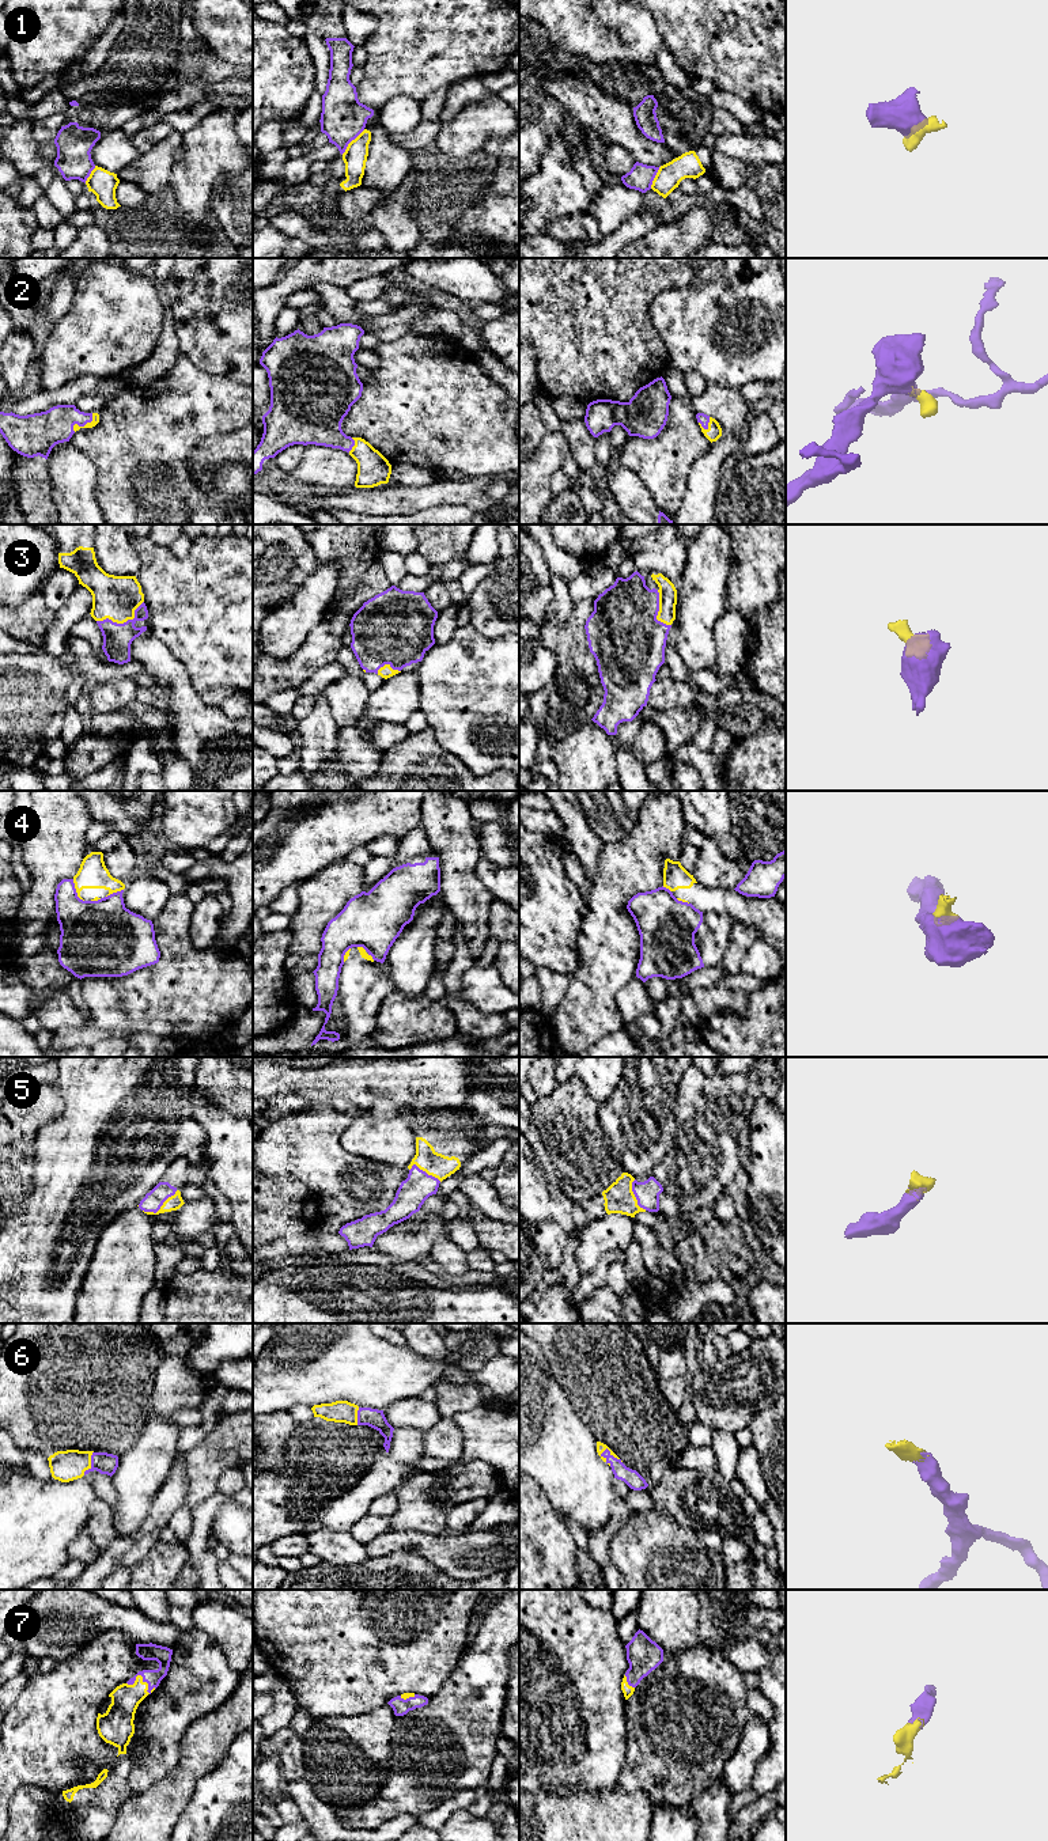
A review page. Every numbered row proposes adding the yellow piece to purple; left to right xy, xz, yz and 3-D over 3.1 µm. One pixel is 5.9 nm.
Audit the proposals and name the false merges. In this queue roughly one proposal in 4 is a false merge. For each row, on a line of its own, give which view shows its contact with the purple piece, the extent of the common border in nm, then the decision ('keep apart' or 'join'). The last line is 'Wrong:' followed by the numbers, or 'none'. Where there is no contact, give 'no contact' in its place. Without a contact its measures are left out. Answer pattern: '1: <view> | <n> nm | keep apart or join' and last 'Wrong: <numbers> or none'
1: xz | 200 nm | keep apart
2: xy | 160 nm | join
3: xy | 300 nm | join
4: xy | 150 nm | keep apart
5: xy | 240 nm | join
6: yz | 140 nm | join
7: xy | 180 nm | join
Wrong: 1, 4

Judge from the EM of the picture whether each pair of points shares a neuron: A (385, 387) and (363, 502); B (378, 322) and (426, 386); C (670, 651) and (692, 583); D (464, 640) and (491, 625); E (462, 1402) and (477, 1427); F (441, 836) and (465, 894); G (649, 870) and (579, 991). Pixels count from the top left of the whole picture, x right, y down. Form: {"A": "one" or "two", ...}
{"A": "two", "B": "two", "C": "two", "D": "two", "E": "two", "F": "one", "G": "one"}

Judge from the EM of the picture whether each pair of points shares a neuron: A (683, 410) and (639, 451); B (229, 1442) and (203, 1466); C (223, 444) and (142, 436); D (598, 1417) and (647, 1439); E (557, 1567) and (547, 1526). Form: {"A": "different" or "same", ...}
{"A": "same", "B": "same", "C": "different", "D": "same", "E": "same"}

